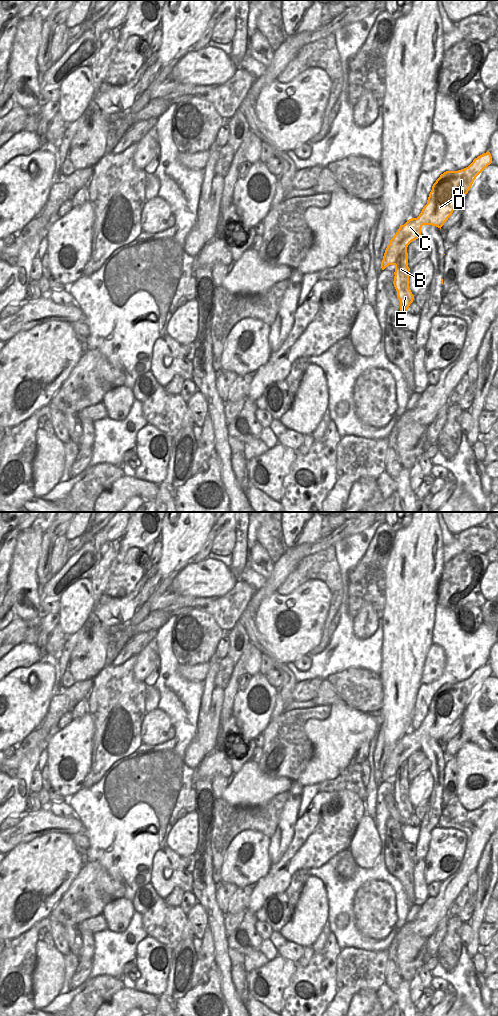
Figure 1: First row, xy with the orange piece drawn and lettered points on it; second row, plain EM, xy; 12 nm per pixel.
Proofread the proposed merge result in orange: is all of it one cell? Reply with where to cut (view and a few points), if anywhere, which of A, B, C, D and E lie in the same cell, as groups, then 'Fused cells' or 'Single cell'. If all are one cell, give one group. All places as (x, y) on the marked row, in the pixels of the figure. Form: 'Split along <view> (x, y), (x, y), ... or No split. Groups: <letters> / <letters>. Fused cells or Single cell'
Split along xy (406, 247), (393, 264). Groups: A C D / B E. Fused cells.

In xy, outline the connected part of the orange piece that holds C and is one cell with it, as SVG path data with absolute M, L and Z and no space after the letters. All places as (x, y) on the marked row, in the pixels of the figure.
M487 151L475 158L468 167L441 174L433 184L427 204L419 216L409 219L390 240L381 262L382 270L394 265L399 254L412 241L420 238L423 225L441 229L453 211L462 204L476 177L491 163L492 156Z

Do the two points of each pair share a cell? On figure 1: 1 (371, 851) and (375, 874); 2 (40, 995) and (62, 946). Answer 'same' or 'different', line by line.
1: different
2: different

